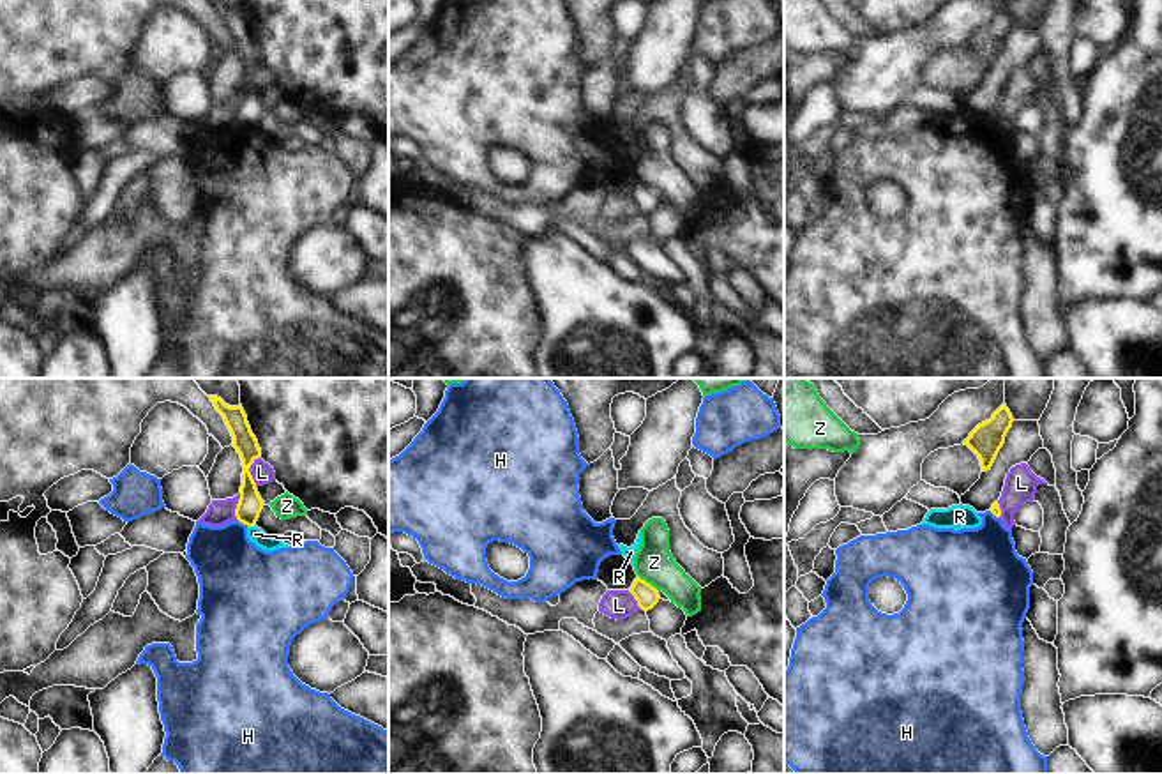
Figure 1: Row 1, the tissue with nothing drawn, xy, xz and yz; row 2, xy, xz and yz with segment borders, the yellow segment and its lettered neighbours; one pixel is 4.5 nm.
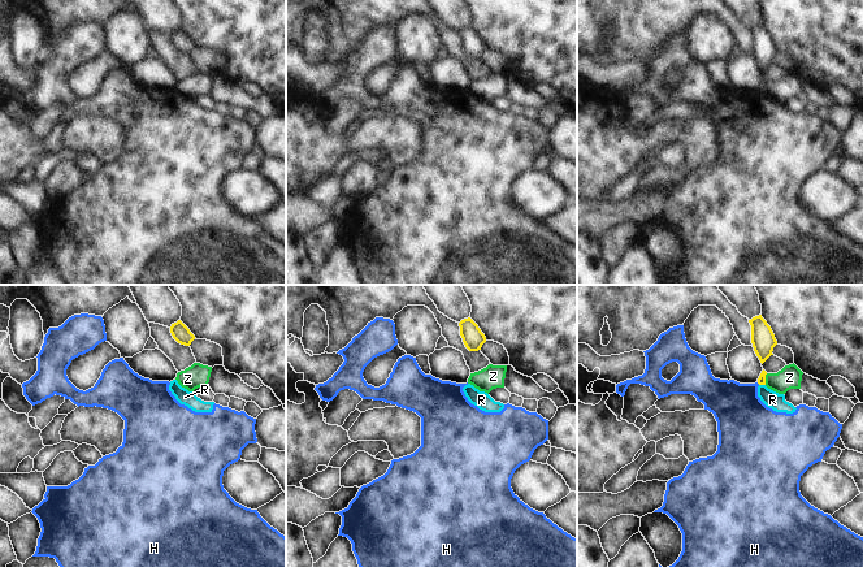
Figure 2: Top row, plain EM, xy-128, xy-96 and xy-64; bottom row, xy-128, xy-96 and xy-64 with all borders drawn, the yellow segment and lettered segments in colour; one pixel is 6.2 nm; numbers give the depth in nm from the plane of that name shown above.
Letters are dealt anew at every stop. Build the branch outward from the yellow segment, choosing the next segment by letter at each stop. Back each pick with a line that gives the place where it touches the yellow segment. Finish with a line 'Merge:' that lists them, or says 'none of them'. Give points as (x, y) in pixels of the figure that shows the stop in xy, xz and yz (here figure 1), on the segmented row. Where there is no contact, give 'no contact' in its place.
Merge: none of them

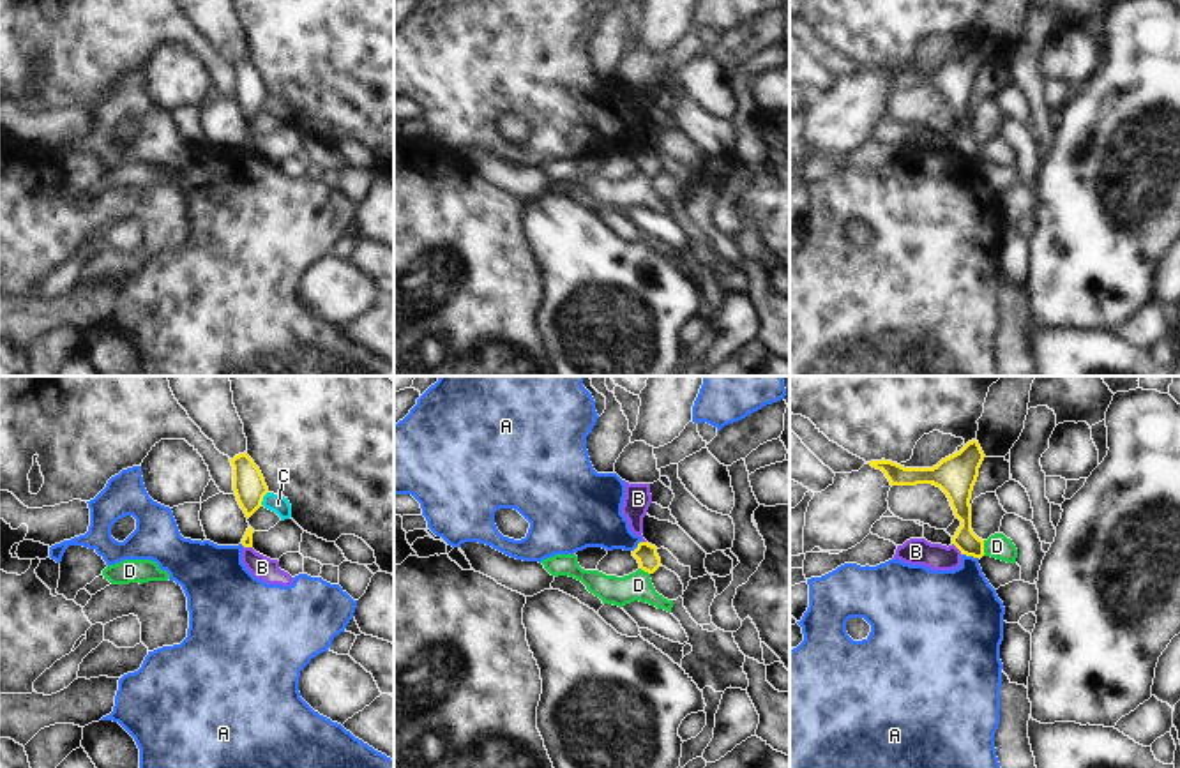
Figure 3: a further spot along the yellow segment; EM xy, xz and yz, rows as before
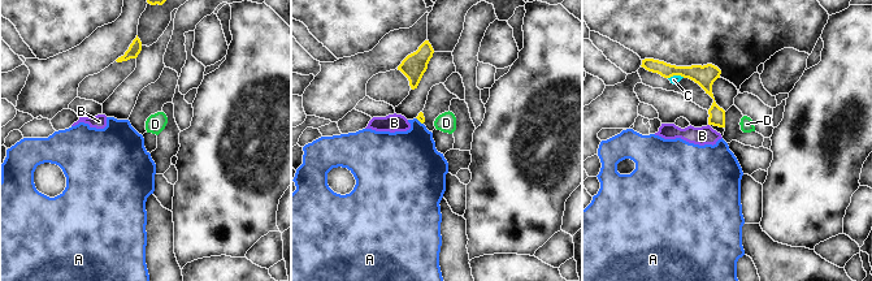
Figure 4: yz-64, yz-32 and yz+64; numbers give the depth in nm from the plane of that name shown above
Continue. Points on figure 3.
D: meets yellow in yz at (983, 548)
Merge: D

